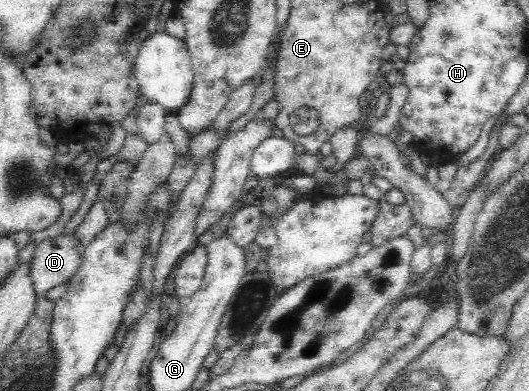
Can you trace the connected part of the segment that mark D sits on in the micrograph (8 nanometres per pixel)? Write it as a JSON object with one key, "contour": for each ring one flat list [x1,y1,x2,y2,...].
{"contour":[[61,234,36,245,27,271,34,289,34,304,74,276,80,266,78,250,73,235]]}

